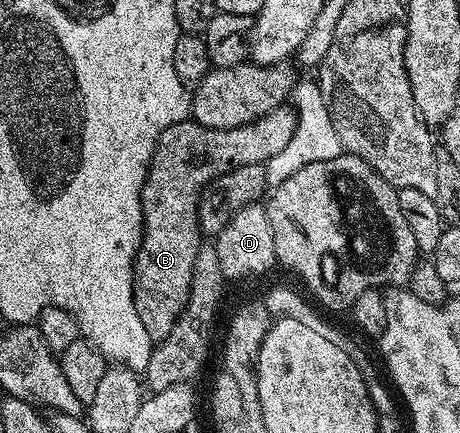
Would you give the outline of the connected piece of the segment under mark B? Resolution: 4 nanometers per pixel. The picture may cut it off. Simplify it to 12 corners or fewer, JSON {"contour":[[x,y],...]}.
{"contour":[[295,111],[162,130],[140,195],[134,310],[153,342],[188,308],[204,188],[290,142]]}

